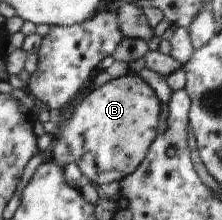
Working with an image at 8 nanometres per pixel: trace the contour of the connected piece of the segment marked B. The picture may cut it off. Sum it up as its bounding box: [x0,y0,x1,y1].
[42,72,162,189]

